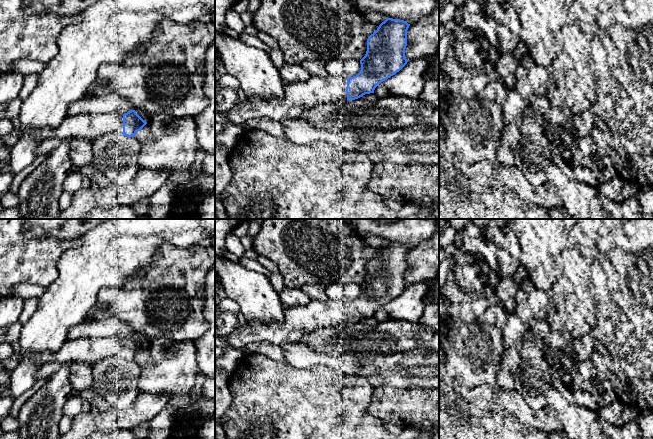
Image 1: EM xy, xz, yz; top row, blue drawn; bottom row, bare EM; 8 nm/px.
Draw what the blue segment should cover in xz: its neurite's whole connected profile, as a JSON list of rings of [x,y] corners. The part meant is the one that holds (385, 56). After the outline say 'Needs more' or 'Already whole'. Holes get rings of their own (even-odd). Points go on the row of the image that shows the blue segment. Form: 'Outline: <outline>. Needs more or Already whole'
Outline: [[[386,18],[377,30],[367,39],[367,51],[360,60],[361,70],[353,77],[321,77],[313,76],[309,80],[299,83],[288,83],[284,87],[284,96],[262,100],[258,97],[245,98],[226,113],[233,124],[245,125],[254,119],[270,119],[277,123],[285,120],[300,118],[304,110],[321,103],[339,100],[355,100],[365,94],[374,93],[375,88],[383,81],[399,72],[408,62],[405,57],[407,46],[407,30],[410,24],[404,20]]]. Needs more

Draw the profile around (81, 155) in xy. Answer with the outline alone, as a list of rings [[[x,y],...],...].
[[[80,137],[69,138],[70,143],[70,160],[73,166],[83,167],[90,165],[92,154],[92,140]]]

